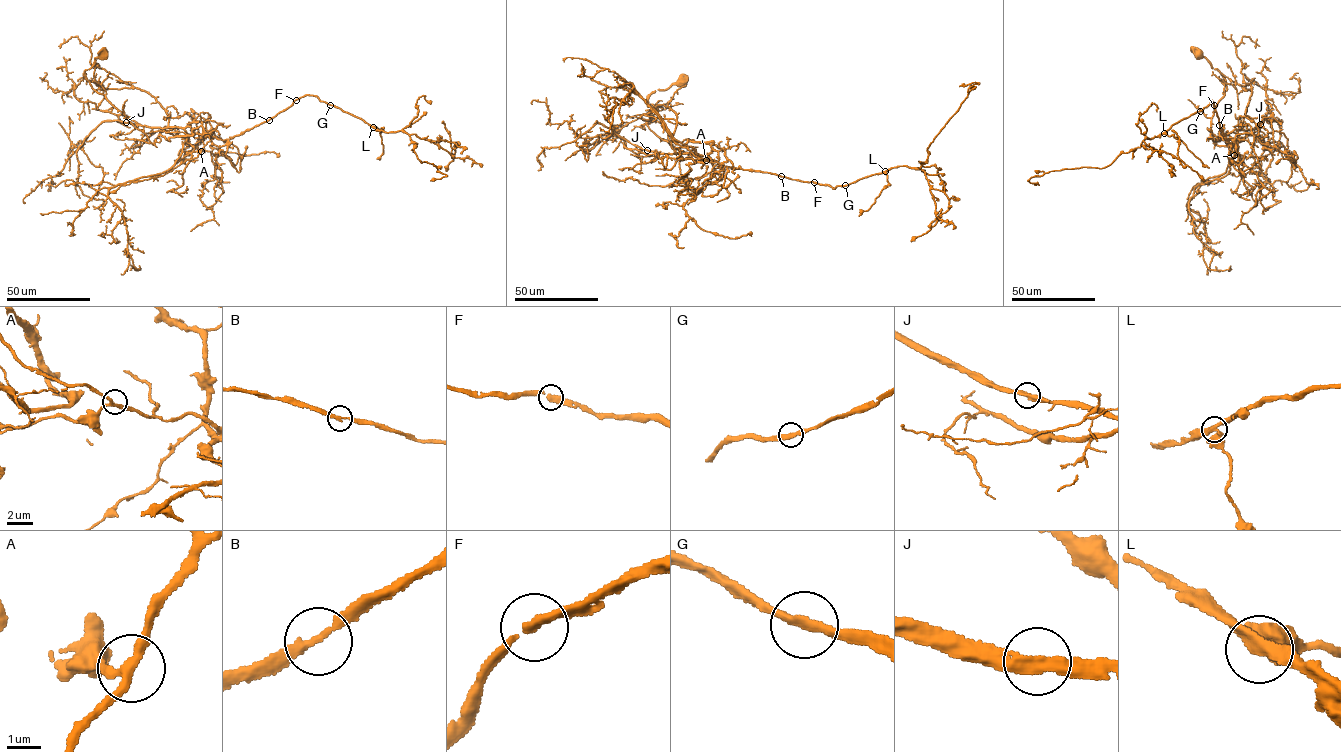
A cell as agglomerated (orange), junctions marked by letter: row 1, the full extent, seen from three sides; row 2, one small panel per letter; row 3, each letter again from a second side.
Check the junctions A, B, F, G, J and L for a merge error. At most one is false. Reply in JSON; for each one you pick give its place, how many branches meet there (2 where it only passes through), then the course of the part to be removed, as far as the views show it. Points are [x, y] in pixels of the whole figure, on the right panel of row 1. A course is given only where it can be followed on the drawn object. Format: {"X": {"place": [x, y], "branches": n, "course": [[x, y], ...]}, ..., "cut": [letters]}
{"cut": []}

